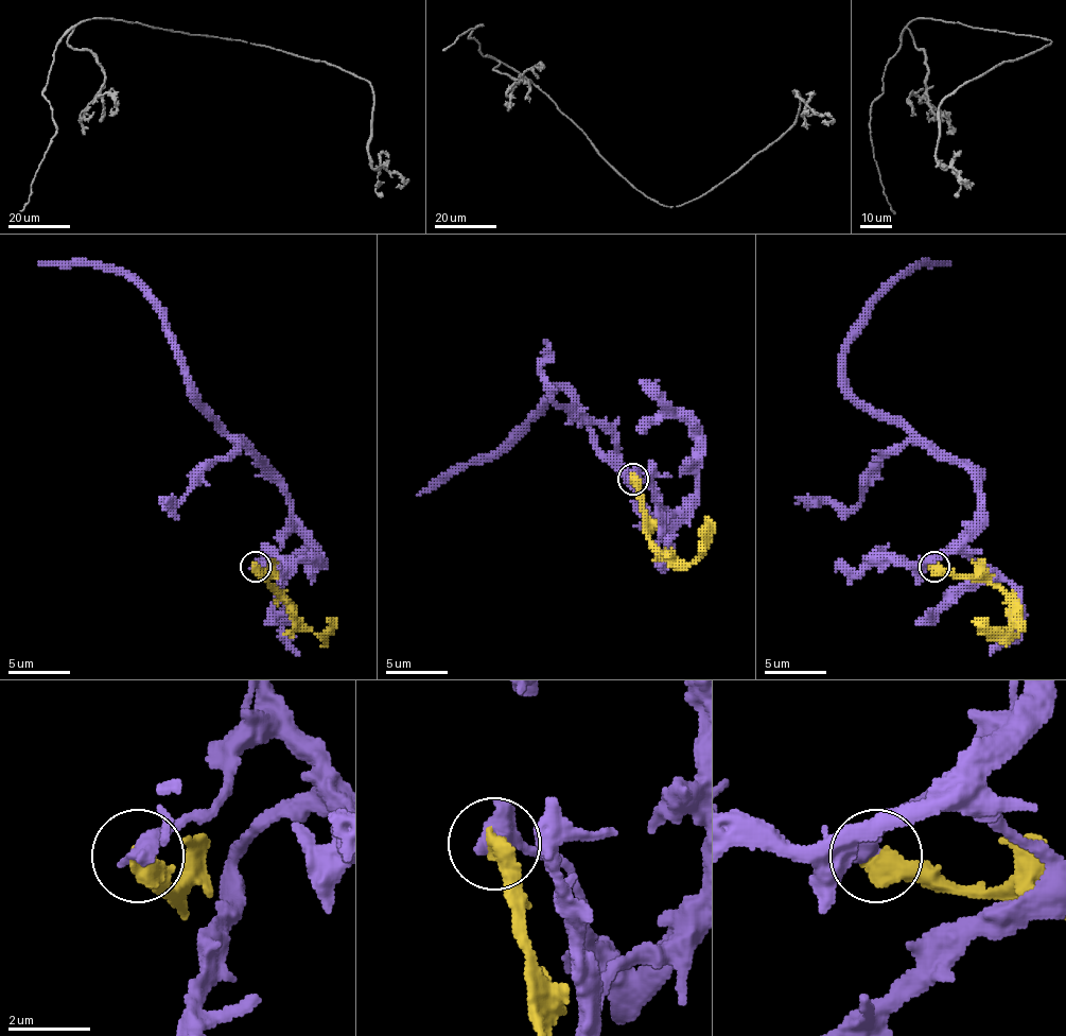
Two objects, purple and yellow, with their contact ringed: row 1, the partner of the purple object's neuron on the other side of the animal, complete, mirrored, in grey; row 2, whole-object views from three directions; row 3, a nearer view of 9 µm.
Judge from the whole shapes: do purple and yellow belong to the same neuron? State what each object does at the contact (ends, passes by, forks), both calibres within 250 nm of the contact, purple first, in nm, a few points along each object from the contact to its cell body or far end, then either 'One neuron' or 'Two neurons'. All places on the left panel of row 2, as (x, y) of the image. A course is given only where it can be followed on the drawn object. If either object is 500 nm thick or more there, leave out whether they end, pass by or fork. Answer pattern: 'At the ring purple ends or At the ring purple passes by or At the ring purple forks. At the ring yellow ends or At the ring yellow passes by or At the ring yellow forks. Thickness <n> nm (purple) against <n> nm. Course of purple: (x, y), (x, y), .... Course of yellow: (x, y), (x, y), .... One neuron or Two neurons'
Thickness 550 nm (purple) against 550 nm. Course of purple: (256, 566), (277, 550), (290, 522), (286, 485), (191, 392), (181, 351), (162, 311), (123, 274), (39, 262). Course of yellow: (256, 566), (311, 631), (320, 634), (327, 621). Two neurons

